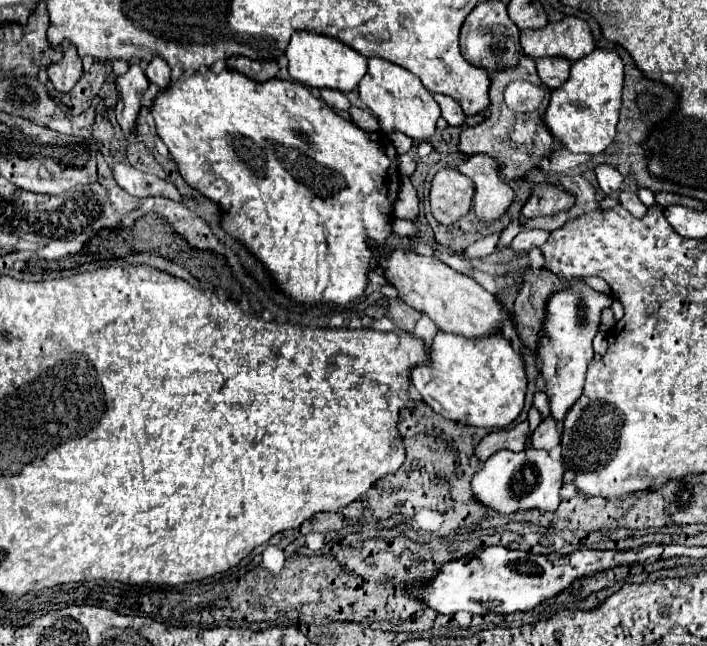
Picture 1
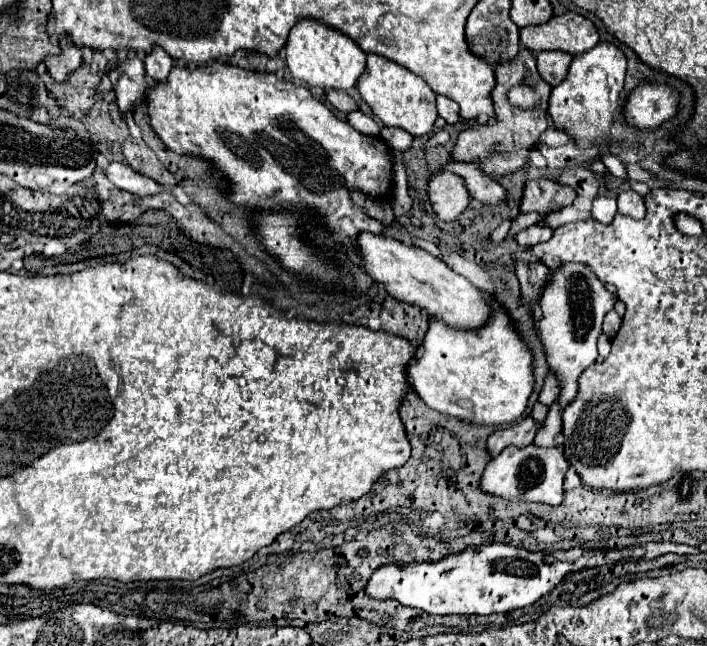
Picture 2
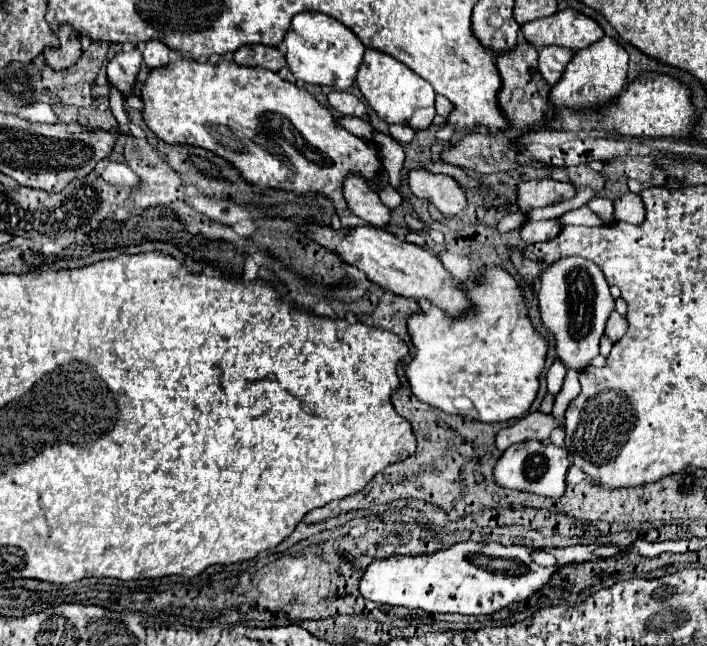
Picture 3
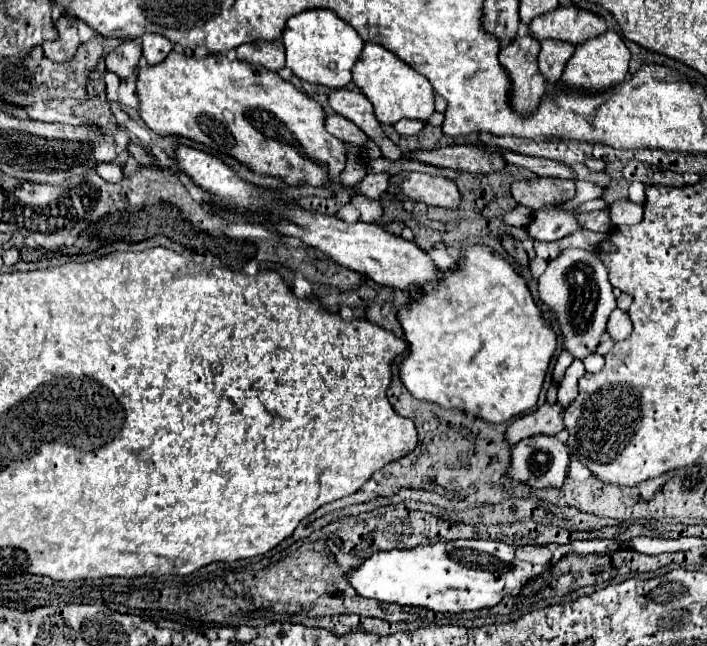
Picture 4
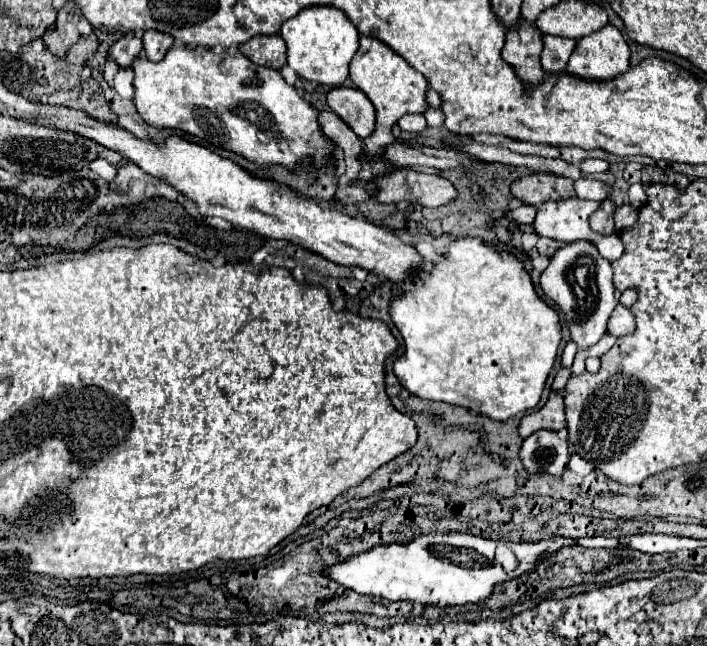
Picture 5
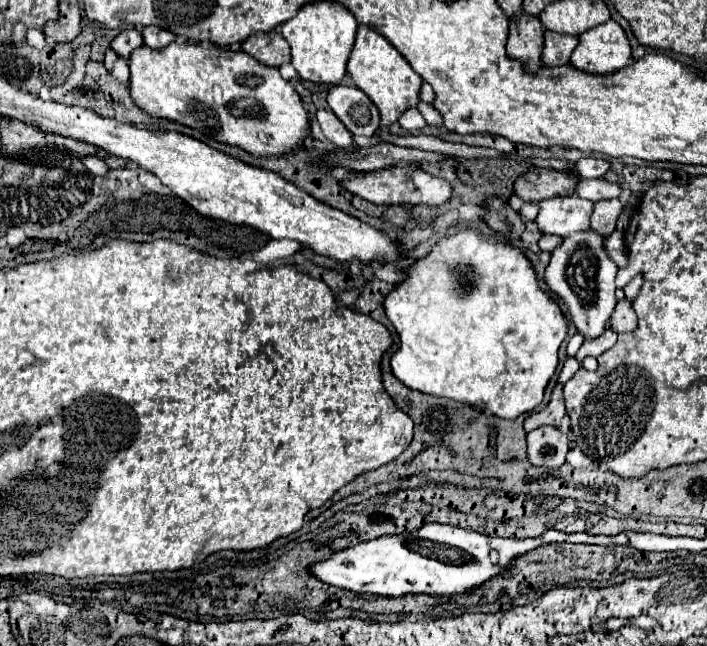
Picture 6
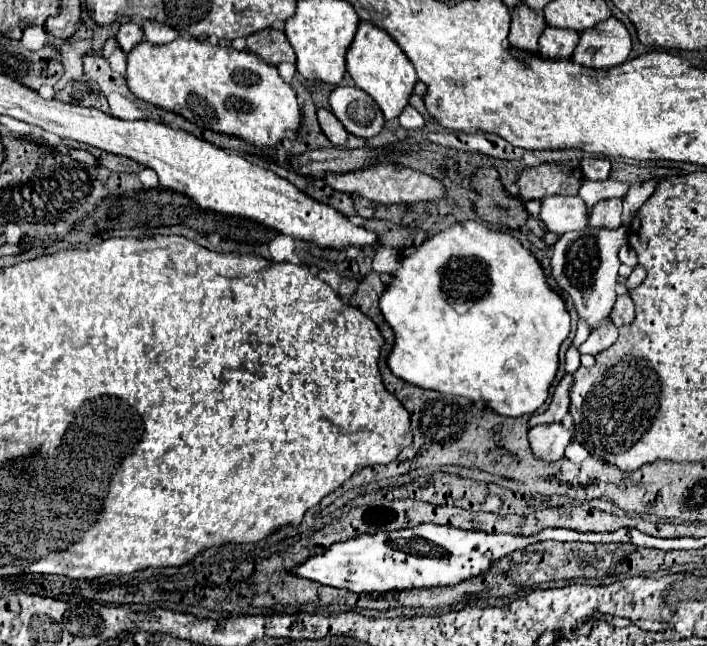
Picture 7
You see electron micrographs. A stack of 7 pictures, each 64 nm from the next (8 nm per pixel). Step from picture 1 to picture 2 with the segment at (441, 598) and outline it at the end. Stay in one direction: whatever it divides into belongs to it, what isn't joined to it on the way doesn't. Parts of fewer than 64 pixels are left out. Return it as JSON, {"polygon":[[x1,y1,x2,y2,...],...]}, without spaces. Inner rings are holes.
{"polygon":[[508,544,466,546,438,562,380,566,368,578,364,590,374,600,396,600,402,606,420,608,428,614,494,614,534,604,542,594,550,592,566,576,566,572,598,566,598,554,588,556,588,550,578,548,552,552,554,562,548,568,544,568,542,556,544,554,540,552]]}

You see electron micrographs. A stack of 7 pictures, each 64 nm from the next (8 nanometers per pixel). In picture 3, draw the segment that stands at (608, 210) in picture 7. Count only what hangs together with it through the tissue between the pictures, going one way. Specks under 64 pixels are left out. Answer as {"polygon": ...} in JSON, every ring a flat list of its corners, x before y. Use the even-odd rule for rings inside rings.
{"polygon":[[588,206,566,212,560,220,564,224,574,224,574,226,604,226,604,220,600,220,600,216,596,216]]}

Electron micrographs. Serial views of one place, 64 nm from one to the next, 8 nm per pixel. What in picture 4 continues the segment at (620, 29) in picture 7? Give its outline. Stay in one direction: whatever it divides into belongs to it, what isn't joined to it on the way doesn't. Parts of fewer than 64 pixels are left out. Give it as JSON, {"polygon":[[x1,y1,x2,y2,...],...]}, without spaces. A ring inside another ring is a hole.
{"polygon":[[606,30,604,34,594,36,594,40,586,40,584,44,576,46,576,52,572,54,572,58,564,68,560,84,570,88,582,88,588,92,600,92,626,78,628,62,630,62,630,50,626,48,624,40,614,30]]}

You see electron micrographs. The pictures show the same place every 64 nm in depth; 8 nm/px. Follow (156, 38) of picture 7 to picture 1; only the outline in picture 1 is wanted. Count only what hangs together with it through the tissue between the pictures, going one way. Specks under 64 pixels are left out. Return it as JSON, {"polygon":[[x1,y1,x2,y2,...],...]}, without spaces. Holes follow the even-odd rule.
{"polygon":[[154,56,146,66,146,78,158,88,166,88,170,84,170,72,172,70,168,68,168,64,164,64,162,56]]}

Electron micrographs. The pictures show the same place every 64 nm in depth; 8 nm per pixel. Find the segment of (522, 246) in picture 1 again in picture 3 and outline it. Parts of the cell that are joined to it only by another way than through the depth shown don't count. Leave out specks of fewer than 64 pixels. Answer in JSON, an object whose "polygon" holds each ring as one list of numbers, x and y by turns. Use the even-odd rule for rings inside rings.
{"polygon":[[552,218,552,220,540,220,540,222,526,222,522,226,520,234,522,234,522,240,536,244,536,242,552,240,554,236,558,236,562,232,562,228,564,228,564,224,560,224,558,218]]}

